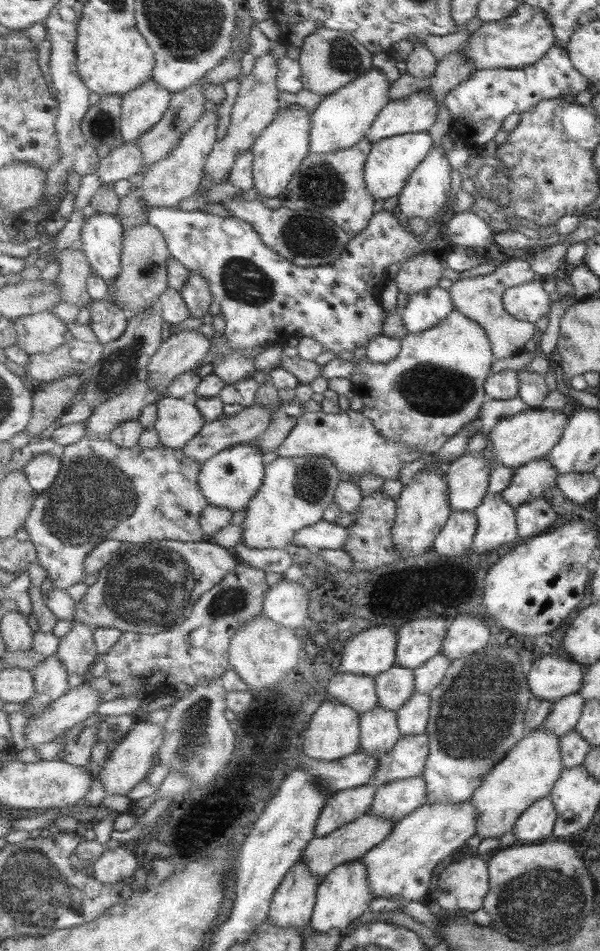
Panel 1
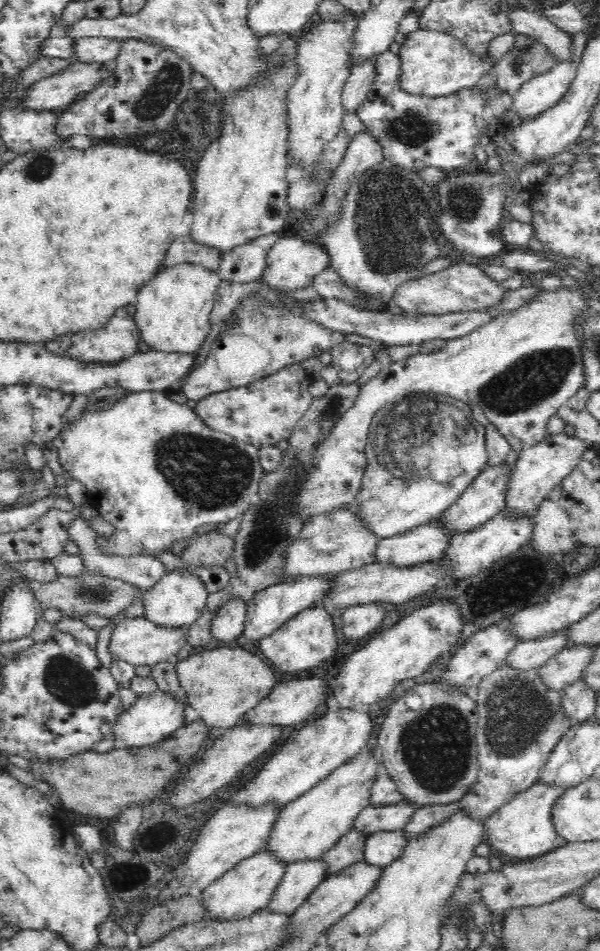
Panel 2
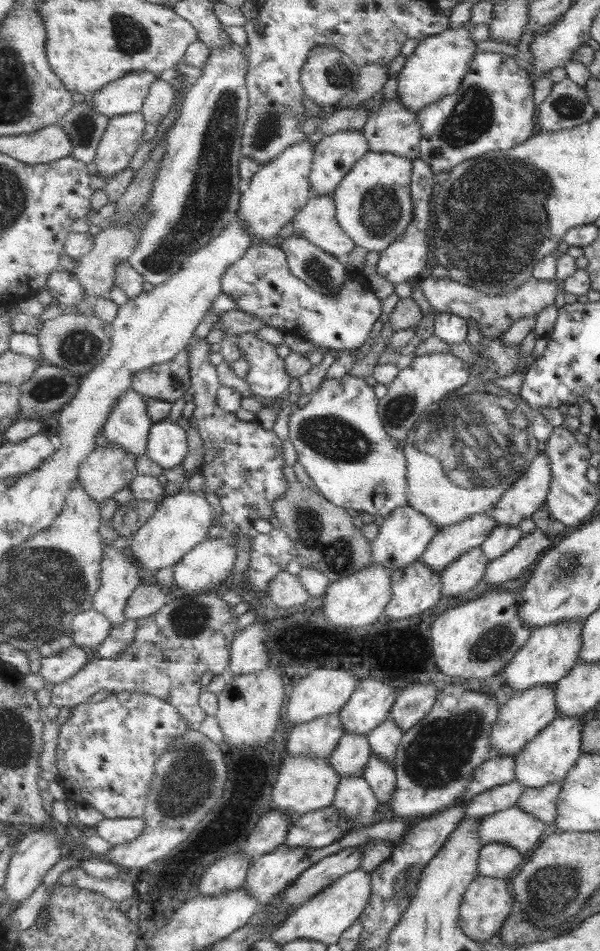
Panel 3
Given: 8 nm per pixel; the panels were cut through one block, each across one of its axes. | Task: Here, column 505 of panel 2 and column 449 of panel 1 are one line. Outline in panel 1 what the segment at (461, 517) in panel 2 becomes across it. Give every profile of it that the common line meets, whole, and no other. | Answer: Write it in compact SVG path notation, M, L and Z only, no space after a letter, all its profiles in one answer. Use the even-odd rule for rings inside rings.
M486 448L481 452L466 452L445 470L449 484L449 506L455 512L475 512L488 495L490 475L497 464L493 452Z

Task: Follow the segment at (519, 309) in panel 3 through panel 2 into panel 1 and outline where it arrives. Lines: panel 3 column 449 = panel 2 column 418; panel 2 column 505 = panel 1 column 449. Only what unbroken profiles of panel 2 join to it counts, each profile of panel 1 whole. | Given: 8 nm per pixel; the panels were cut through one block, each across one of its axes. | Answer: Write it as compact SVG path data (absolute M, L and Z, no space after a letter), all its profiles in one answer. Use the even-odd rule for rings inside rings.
M518 253L507 262L499 264L492 273L456 280L450 286L449 292L456 310L469 316L471 320L477 321L481 328L484 328L488 333L489 340L493 342L492 349L496 358L509 358L509 356L524 352L527 342L538 337L539 331L535 327L535 323L519 320L516 316L509 314L503 305L505 289L538 279L539 276L531 268L530 262L520 260Z

